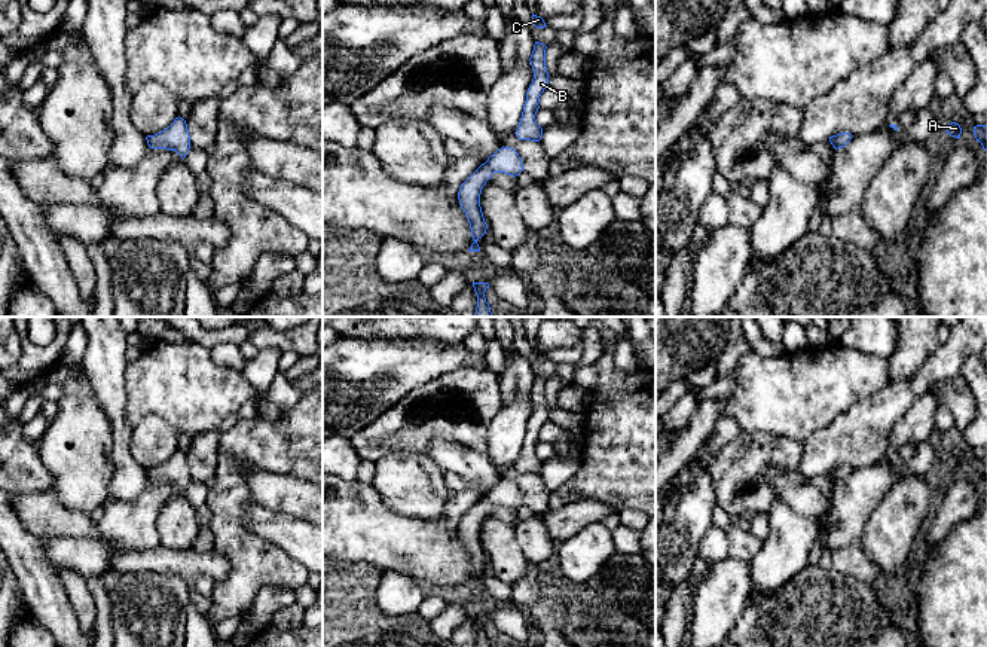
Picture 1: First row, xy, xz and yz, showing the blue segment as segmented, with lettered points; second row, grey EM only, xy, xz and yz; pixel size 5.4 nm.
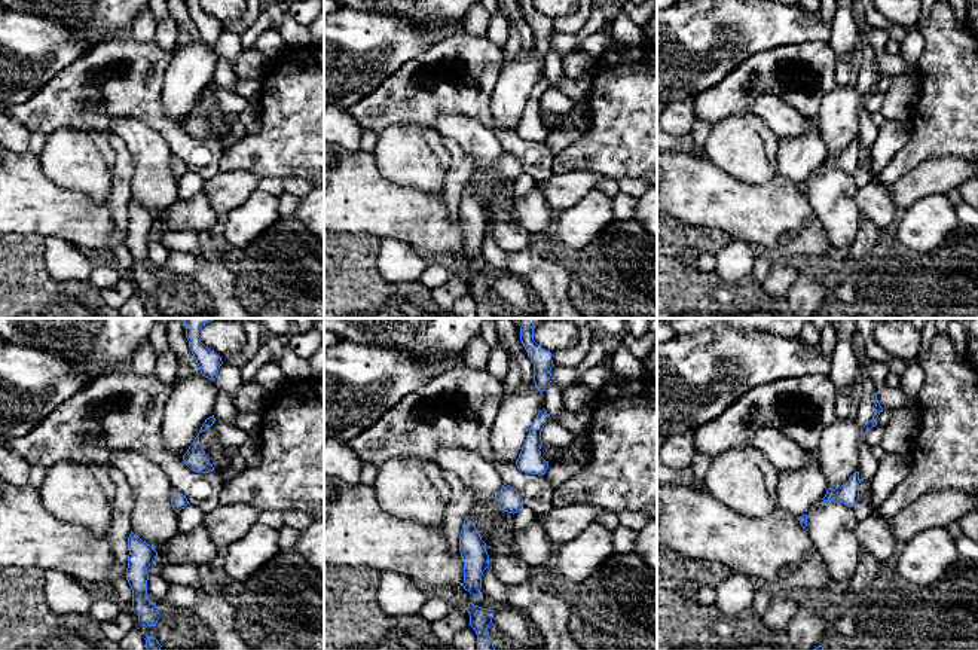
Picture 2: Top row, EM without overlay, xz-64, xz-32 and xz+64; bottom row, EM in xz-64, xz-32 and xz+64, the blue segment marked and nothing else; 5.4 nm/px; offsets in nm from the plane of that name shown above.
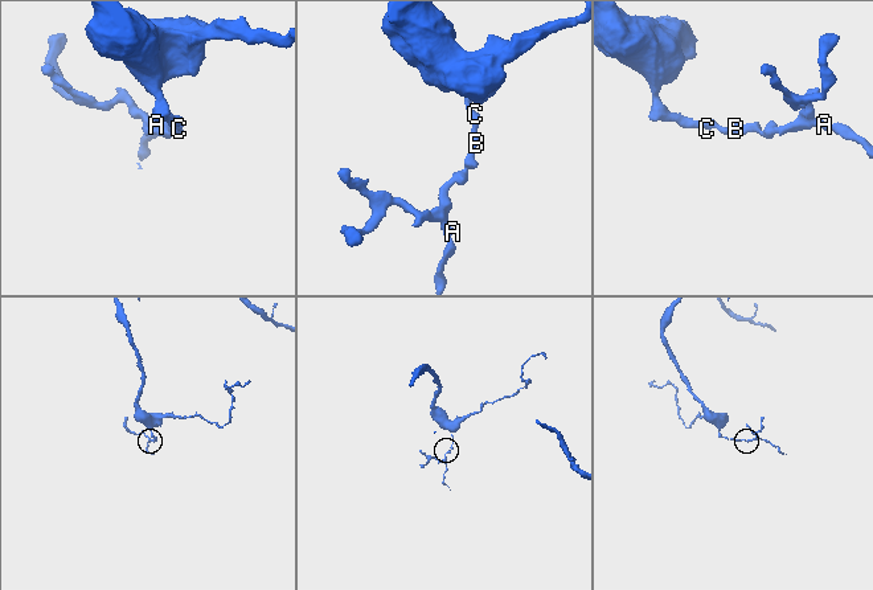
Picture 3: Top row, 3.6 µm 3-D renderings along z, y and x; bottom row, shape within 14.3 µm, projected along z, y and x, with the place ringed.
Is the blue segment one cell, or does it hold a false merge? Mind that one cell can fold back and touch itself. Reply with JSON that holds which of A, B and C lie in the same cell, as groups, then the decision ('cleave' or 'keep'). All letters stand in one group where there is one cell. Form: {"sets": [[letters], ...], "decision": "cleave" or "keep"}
{"sets": [["A", "B", "C"]], "decision": "keep"}

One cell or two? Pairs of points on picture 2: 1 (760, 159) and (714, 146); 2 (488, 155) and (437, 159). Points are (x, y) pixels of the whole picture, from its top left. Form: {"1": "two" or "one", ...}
{"1": "one", "2": "two"}

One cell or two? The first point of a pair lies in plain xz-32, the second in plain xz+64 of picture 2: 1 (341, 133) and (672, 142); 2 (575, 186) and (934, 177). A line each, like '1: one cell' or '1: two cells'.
1: two cells
2: one cell

